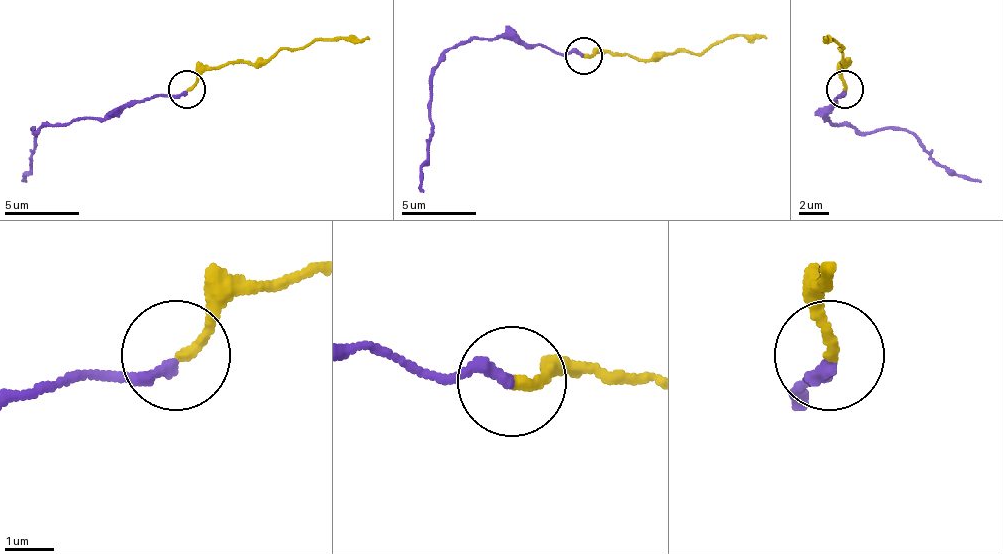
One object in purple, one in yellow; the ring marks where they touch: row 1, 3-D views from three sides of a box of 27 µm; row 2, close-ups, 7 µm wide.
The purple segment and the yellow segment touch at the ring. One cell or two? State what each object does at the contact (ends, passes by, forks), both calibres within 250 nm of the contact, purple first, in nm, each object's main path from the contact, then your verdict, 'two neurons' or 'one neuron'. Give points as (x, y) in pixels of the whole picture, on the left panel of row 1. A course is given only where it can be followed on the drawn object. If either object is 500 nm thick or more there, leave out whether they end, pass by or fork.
purple ends | yellow ends | 240/200 nm | purple via (186, 92), (122, 103), (100, 118), (59, 122), (36, 133), (33, 129), (33, 166), (21, 181) | yellow via (186, 88), (208, 69), (230, 62), (264, 62), (279, 51), (309, 47), (316, 39), (369, 36) | two neurons

